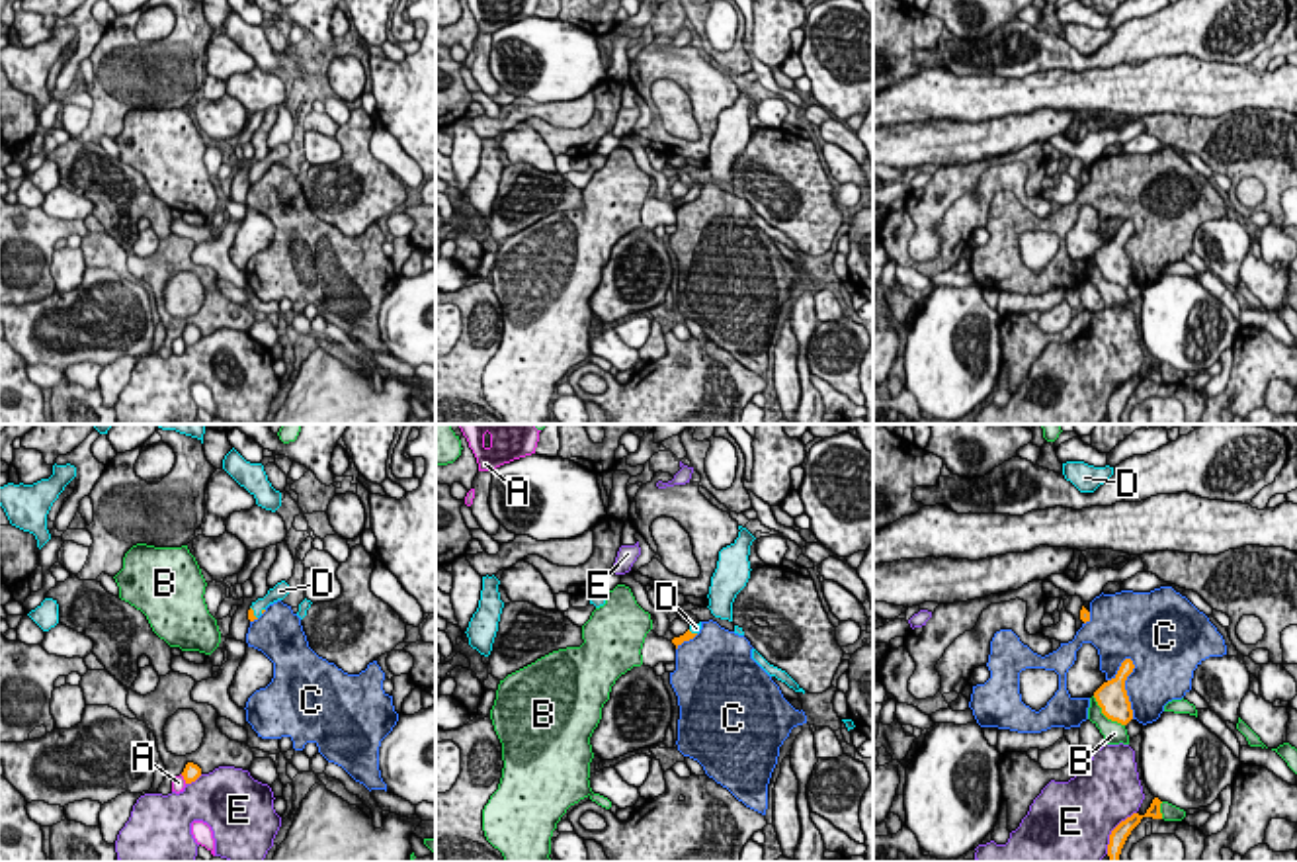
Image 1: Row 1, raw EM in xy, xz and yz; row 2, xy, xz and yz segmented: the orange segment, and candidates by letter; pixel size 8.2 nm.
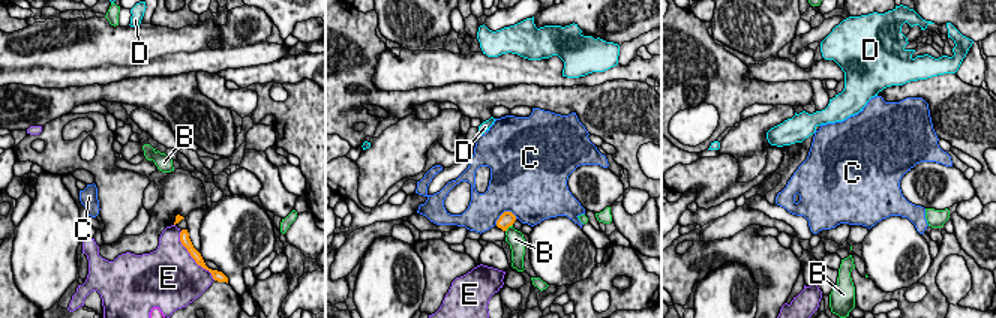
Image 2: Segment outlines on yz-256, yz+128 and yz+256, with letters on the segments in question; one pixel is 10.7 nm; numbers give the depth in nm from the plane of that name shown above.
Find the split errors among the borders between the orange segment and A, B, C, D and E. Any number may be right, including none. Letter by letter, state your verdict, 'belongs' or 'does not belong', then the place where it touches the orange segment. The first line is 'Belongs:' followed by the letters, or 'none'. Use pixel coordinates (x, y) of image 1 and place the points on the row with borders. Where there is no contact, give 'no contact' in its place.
Belongs: D
A: does not belong; contact xy (184, 778)
B: does not belong; contact yz (1106, 716)
C: does not belong; contact yz (1124, 687)
D: belongs; contact xy (252, 612)
E: does not belong; contact yz (1112, 831)

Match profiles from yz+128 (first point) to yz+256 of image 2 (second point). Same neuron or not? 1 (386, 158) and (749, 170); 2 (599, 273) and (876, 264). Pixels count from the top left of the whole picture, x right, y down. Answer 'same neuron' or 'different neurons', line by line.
1: same neuron
2: different neurons

